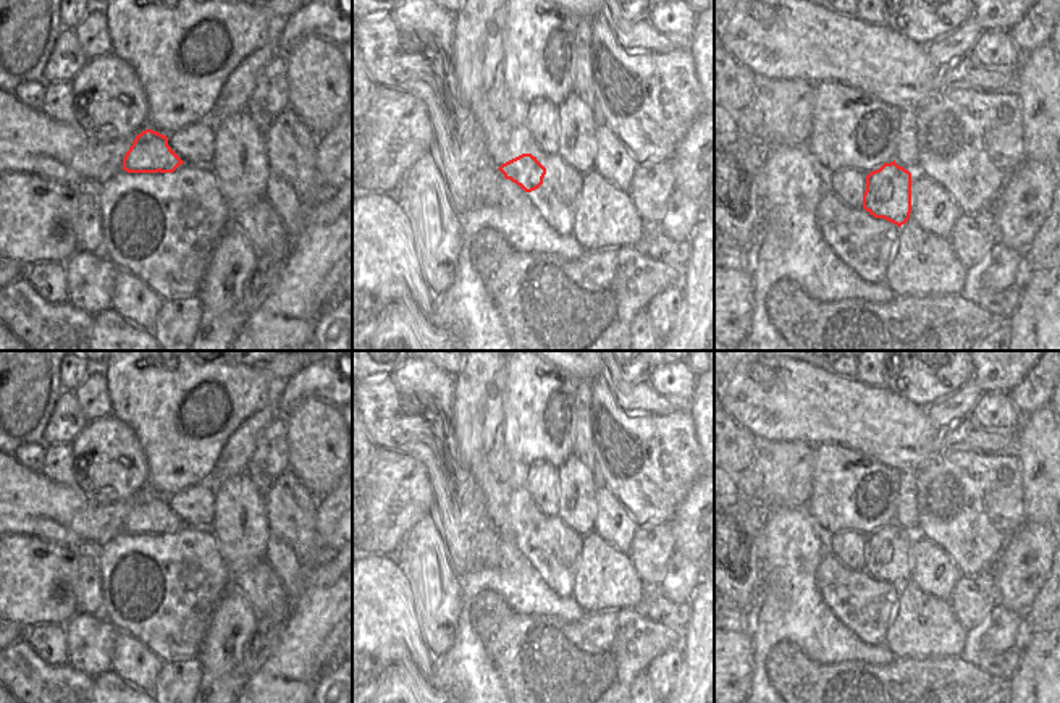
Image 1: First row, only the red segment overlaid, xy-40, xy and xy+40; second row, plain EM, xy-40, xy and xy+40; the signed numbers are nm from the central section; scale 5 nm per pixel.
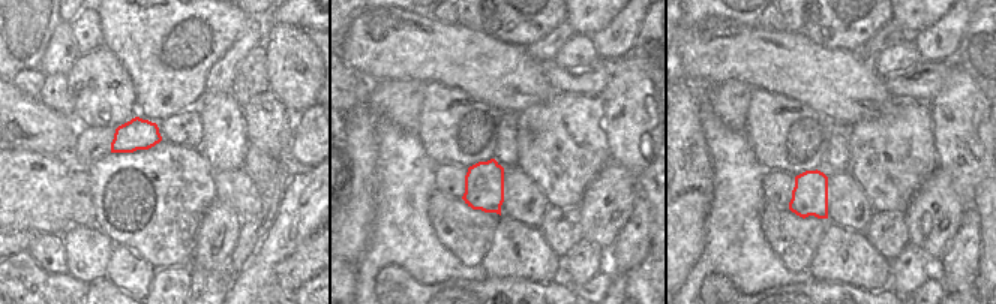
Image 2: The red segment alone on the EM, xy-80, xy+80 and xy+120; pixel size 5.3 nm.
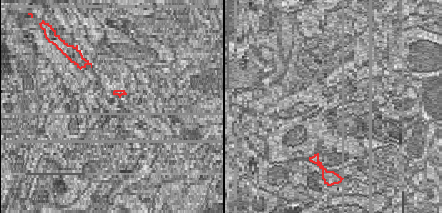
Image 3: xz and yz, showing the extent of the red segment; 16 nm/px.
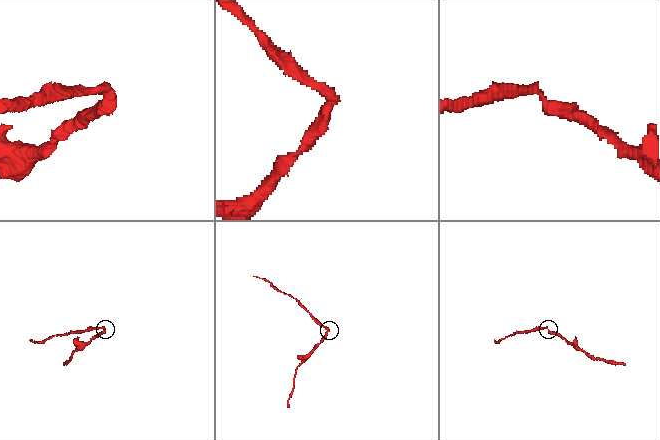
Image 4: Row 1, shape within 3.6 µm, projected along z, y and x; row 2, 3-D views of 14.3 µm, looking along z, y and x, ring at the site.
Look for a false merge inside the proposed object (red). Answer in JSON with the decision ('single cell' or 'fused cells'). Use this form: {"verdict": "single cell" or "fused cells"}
{"verdict": "fused cells"}

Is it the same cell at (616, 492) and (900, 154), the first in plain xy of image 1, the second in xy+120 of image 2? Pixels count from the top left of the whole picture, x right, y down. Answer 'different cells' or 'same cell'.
same cell

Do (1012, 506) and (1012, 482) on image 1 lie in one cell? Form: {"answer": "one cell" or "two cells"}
{"answer": "one cell"}

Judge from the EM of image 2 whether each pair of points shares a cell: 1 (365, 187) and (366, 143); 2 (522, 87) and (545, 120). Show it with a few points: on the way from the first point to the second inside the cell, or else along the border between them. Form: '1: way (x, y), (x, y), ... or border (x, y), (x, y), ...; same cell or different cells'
1: way (365, 177), (365, 153); same cell
2: border (552, 93), (516, 114); different cells

